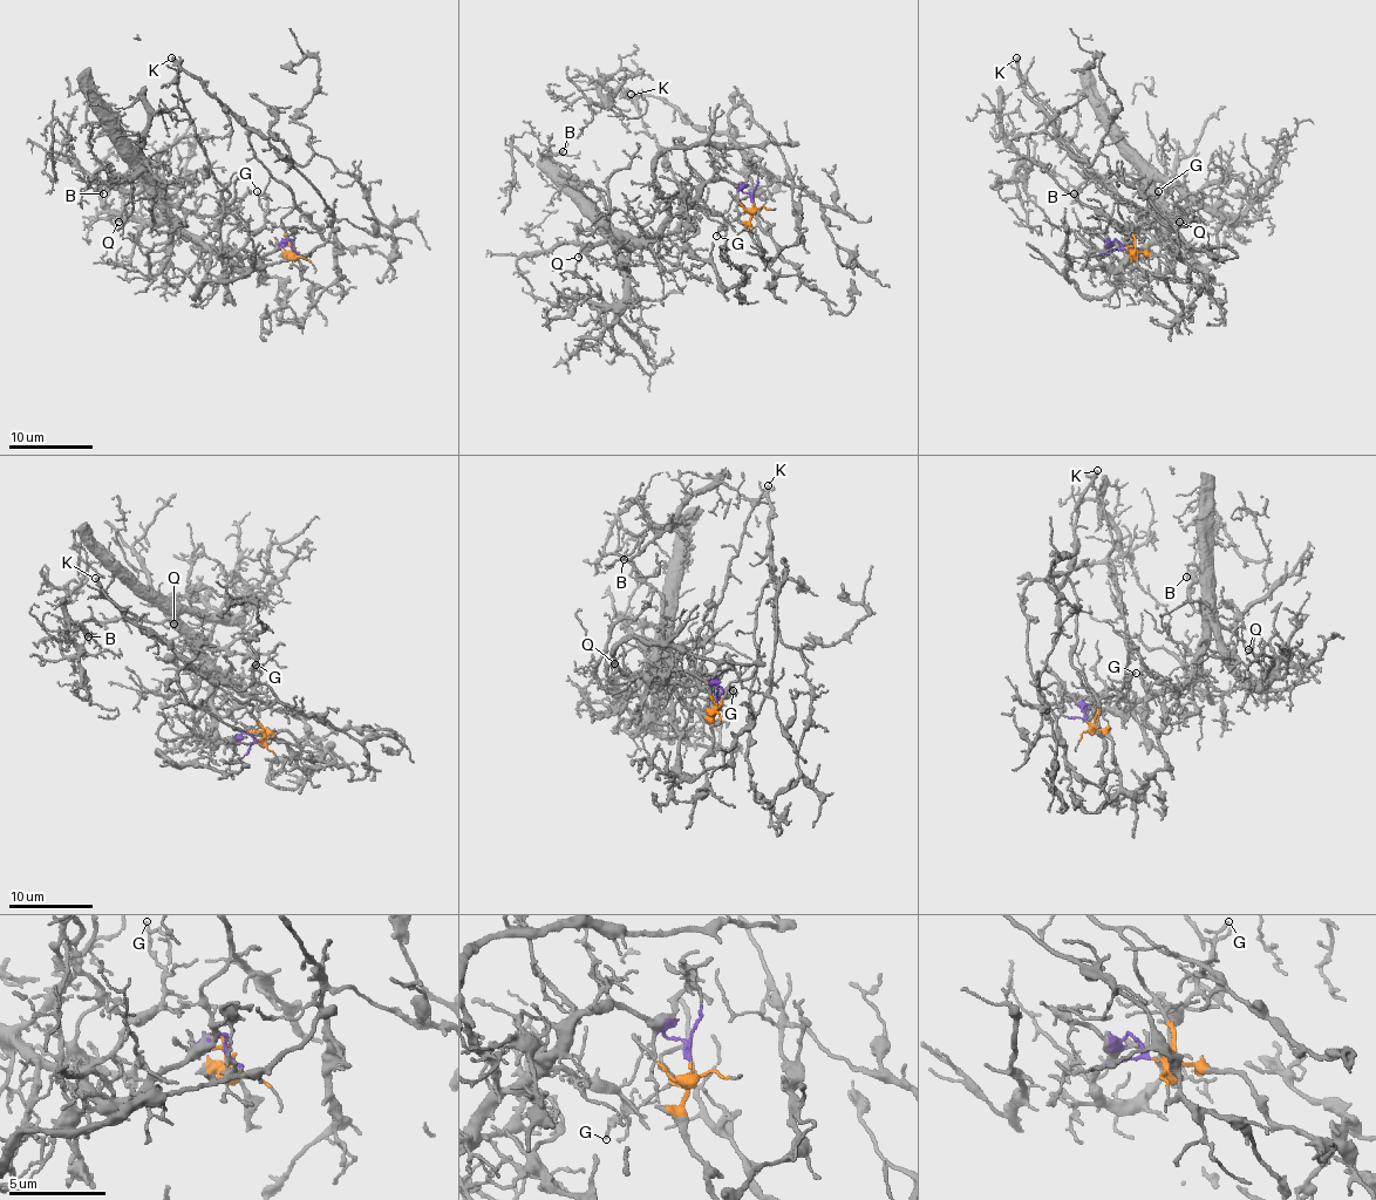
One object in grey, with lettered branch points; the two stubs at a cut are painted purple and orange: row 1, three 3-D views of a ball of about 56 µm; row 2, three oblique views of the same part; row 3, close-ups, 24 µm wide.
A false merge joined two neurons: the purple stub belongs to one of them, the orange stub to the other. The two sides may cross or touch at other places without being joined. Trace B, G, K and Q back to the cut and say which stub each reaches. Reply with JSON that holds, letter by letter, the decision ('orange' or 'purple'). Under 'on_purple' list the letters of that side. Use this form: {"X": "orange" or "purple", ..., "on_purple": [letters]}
{"B": "purple", "G": "purple", "K": "orange", "Q": "purple", "on_purple": ["B", "G", "Q"]}

